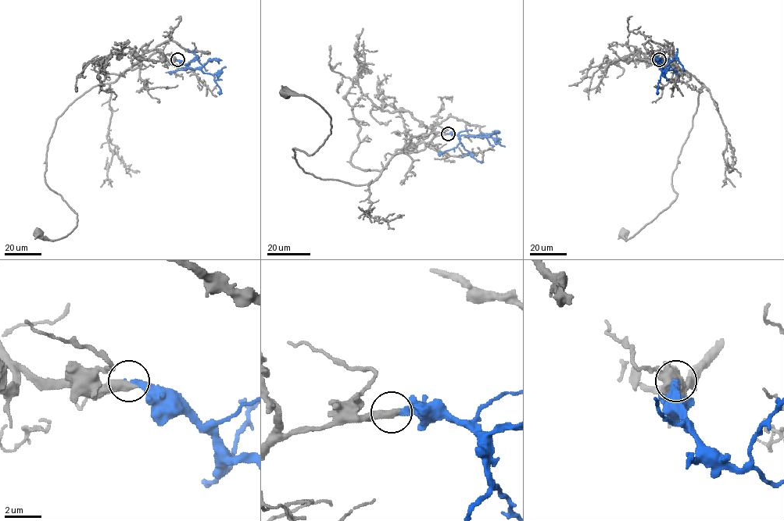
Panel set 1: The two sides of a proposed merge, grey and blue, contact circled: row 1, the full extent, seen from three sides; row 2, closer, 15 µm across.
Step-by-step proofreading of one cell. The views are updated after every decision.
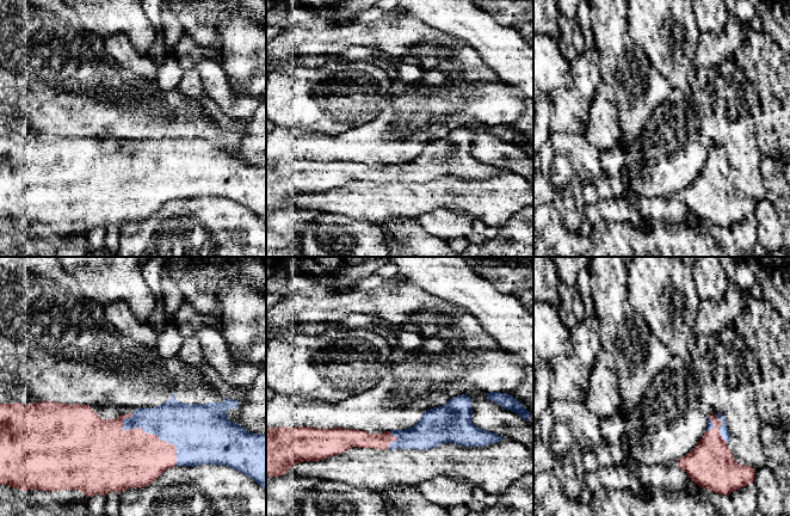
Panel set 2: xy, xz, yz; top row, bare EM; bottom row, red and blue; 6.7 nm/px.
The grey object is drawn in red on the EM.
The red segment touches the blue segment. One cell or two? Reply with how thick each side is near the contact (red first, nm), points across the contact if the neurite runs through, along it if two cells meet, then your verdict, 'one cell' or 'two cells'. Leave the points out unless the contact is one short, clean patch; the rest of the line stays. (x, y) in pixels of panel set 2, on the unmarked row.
400/320 nm | one cell

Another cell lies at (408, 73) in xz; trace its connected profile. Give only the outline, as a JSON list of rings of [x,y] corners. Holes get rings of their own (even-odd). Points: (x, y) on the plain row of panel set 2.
[[[399,63],[396,66],[396,79],[405,82],[413,82],[419,80],[424,74],[424,68],[421,66],[414,66],[409,63]]]

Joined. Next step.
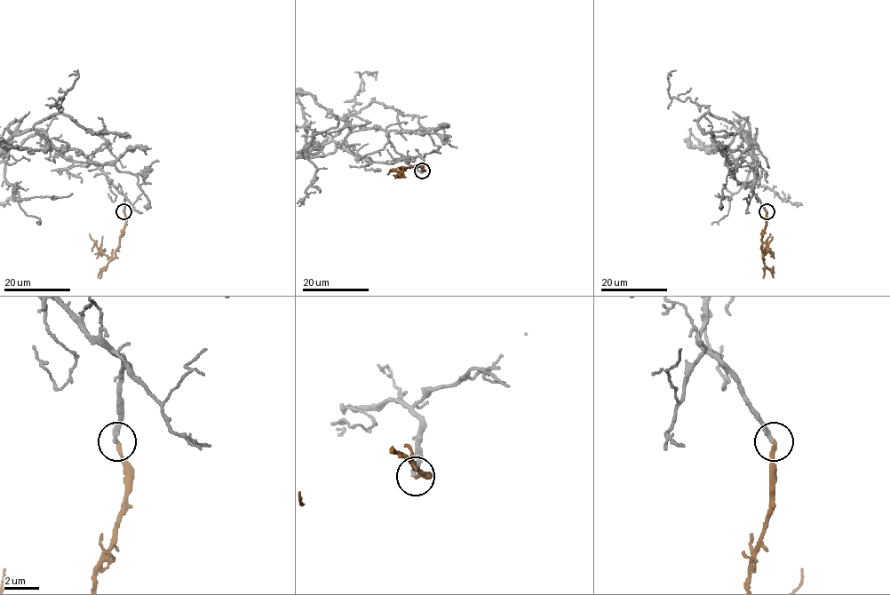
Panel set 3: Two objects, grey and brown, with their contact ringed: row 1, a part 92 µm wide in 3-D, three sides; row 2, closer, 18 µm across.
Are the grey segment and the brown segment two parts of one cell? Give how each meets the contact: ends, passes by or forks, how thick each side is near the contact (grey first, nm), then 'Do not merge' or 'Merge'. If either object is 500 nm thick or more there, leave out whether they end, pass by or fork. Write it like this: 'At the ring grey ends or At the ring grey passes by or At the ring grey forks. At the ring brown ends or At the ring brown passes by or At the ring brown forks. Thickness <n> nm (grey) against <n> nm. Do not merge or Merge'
At the ring grey ends. At the ring brown ends. Thickness 240 nm (grey) against 200 nm. Do not merge

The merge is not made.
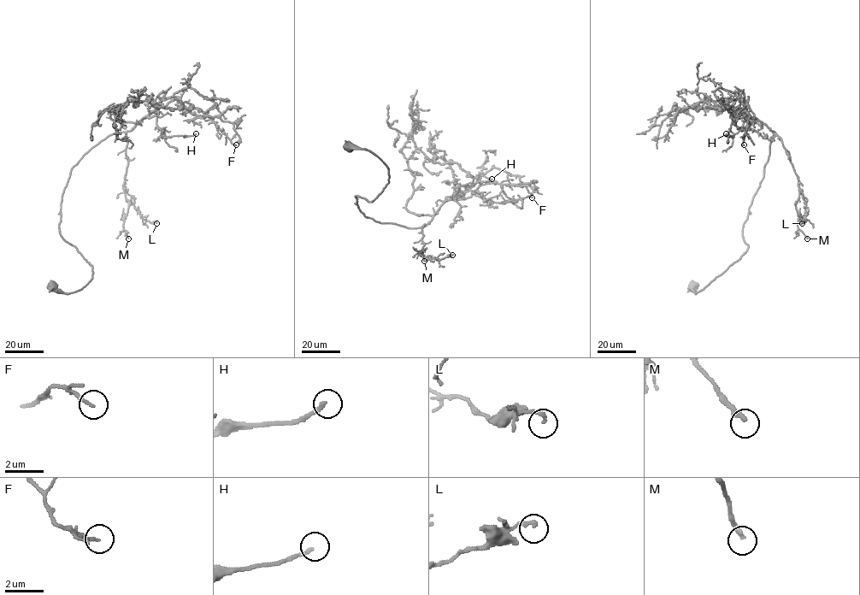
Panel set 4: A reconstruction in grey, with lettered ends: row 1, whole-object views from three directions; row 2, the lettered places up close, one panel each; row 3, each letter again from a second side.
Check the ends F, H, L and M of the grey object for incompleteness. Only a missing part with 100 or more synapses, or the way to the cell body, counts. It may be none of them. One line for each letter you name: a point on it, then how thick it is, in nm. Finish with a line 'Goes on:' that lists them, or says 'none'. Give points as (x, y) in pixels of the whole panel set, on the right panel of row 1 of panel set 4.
Goes on: none

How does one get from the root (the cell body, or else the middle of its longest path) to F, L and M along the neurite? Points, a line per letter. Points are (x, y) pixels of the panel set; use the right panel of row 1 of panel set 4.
F: (692, 285), (703, 290), (748, 247), (743, 224), (774, 132), (751, 117), (739, 97), (750, 116), (744, 144)
L: (692, 285), (696, 293), (703, 290), (746, 251), (743, 224), (774, 132), (803, 194), (802, 223)
M: (692, 285), (696, 293), (703, 290), (746, 251), (743, 224), (774, 132), (798, 179), (798, 226), (807, 238)

